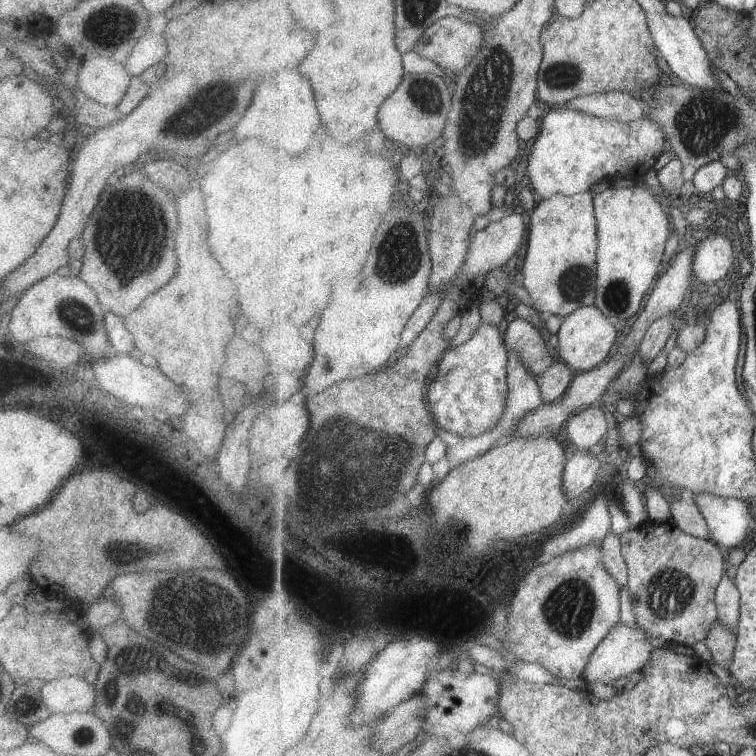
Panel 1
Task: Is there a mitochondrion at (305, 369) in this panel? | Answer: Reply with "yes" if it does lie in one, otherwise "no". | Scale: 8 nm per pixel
no

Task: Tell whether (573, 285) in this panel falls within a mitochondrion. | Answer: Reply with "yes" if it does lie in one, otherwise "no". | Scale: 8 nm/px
yes

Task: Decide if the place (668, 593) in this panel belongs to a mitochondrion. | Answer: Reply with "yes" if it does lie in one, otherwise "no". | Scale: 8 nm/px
yes

